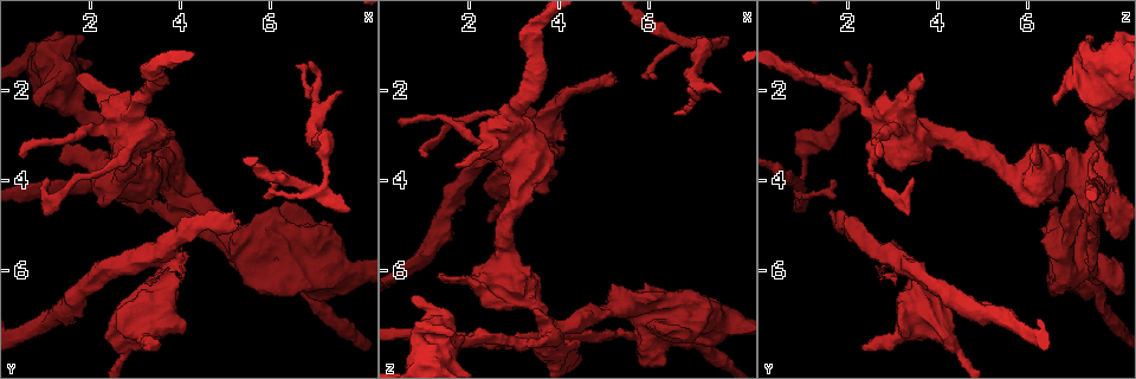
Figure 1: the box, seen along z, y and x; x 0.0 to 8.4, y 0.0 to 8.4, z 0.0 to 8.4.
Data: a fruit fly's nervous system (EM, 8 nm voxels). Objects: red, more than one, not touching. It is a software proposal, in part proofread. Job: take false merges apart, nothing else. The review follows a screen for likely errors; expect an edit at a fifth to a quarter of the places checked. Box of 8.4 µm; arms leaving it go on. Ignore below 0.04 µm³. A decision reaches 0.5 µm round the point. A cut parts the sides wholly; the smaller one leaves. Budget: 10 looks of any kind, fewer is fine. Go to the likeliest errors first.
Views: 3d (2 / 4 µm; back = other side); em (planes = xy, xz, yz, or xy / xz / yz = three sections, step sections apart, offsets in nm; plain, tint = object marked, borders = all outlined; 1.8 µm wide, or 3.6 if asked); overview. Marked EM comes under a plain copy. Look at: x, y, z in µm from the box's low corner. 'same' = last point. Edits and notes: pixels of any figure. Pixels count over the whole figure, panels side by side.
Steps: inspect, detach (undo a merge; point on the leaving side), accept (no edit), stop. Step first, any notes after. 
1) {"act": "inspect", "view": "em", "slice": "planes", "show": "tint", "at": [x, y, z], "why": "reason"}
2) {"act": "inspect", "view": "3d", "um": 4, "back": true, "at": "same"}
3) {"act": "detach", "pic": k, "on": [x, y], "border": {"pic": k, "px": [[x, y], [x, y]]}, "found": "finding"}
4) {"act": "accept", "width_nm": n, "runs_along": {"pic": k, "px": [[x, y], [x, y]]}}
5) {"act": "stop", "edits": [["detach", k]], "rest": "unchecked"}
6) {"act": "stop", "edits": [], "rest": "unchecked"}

{"act": "inspect", "view": "3d", "um": 4, "at": [3.50, 3.70, 6.80], "why": "a narrow waist"}

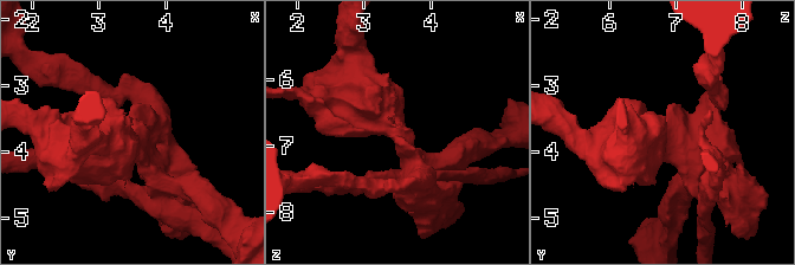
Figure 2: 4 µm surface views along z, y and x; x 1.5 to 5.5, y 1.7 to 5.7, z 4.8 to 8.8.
{"act": "inspect", "view": "em", "um": 3.6, "slice": "yz", "step": 4, "show": "borders", "at": [3.50, 3.80, 6.85], "why": "now the EM"}

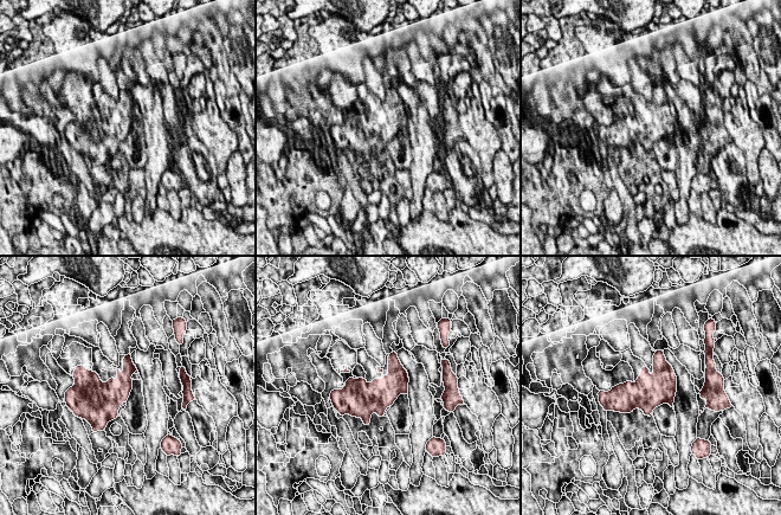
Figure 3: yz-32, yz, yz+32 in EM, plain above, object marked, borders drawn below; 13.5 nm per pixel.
{"act": "inspect", "view": "em", "um": 3.6, "slice": "planes", "show": "borders", "at": "same"}

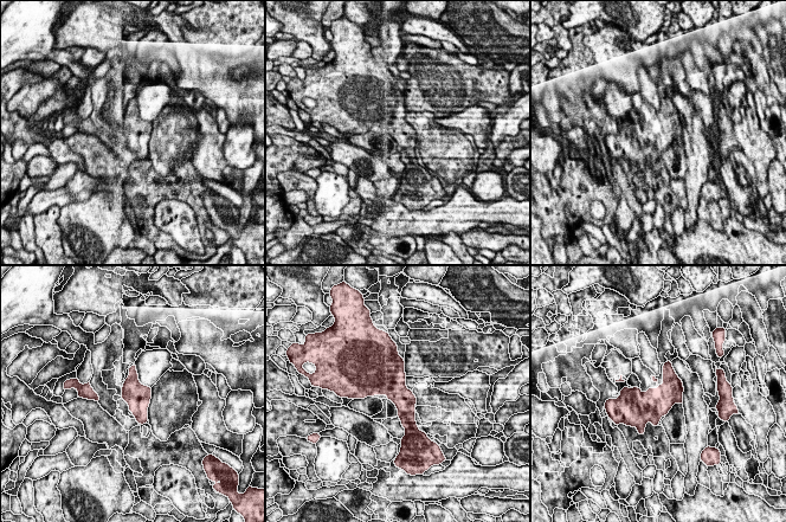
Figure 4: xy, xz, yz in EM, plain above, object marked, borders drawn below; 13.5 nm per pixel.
{"act": "accept", "found": "one neuron here"}

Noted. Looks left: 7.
{"act": "inspect", "view": "em", "slice": "xz", "step": 4, "show": "tint", "at": [7.20, 3.65, 1.05], "why": "abrupt turn"}

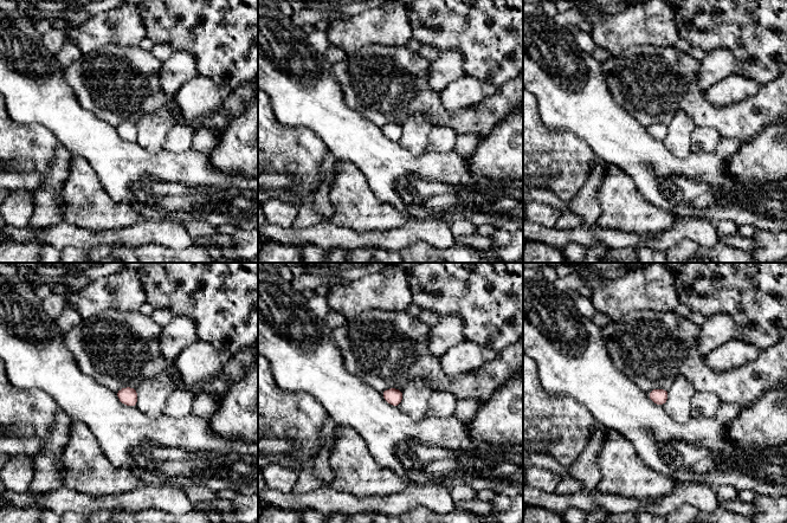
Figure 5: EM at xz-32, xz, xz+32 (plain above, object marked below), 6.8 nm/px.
{"act": "inspect", "view": "em", "slice": "planes", "show": "tint", "at": "same", "why": "cut it another way"}

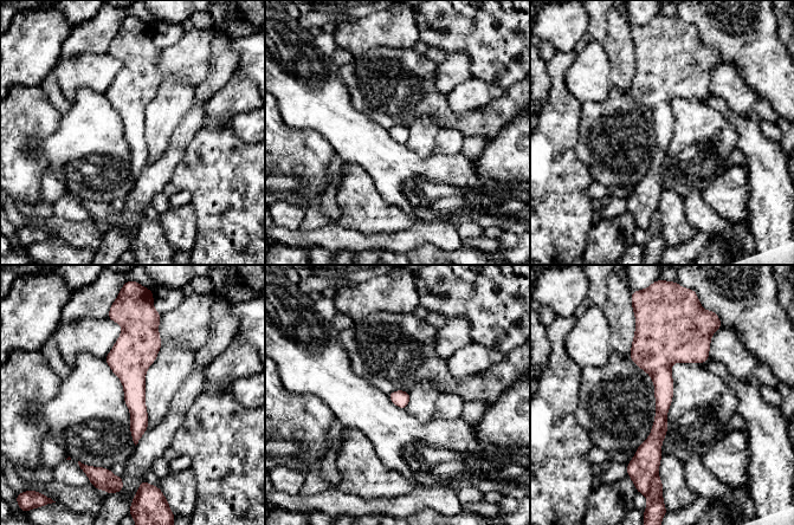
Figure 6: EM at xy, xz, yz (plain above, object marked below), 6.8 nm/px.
{"act": "detach", "pic": 6, "on": [656, 510], "width_nm": 110, "border": {"pic": 6, "px": [[657, 474], [652, 479]]}, "found": "a second neuron is stuck on"}

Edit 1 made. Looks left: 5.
{"act": "inspect", "view": "em", "um": 3.6, "slice": "planes", "show": "tint", "at": [1.40, 1.85, 7.70]}

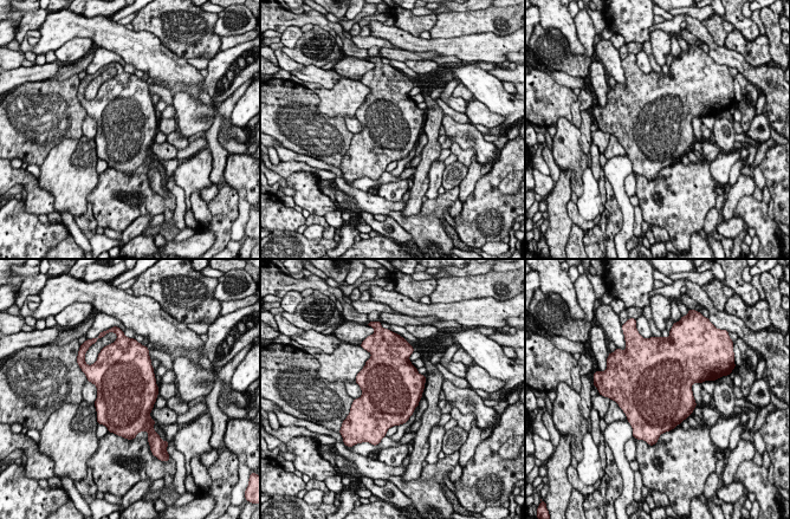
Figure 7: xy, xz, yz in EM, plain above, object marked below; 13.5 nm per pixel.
{"act": "accept", "width_nm": 800, "found": "all the same neuron"}

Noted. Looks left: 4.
{"act": "inspect", "view": "em", "um": 3.6, "slice": "xz", "step": 4, "show": "tint", "at": [2.75, 2.90, 3.20]}

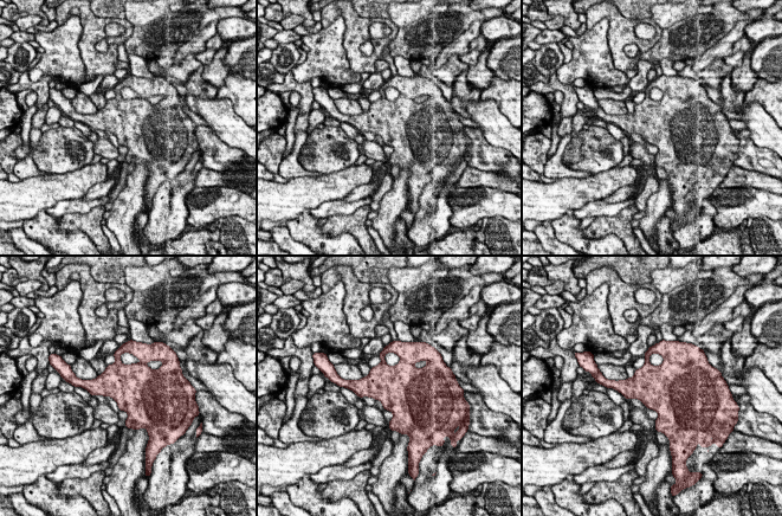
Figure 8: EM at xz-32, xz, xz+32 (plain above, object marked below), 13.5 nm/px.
{"act": "accept", "width_nm": 650, "found": "all the same neuron"}

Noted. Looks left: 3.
{"act": "stop", "edits": [["detach", 6]], "rest": "unchecked"}

